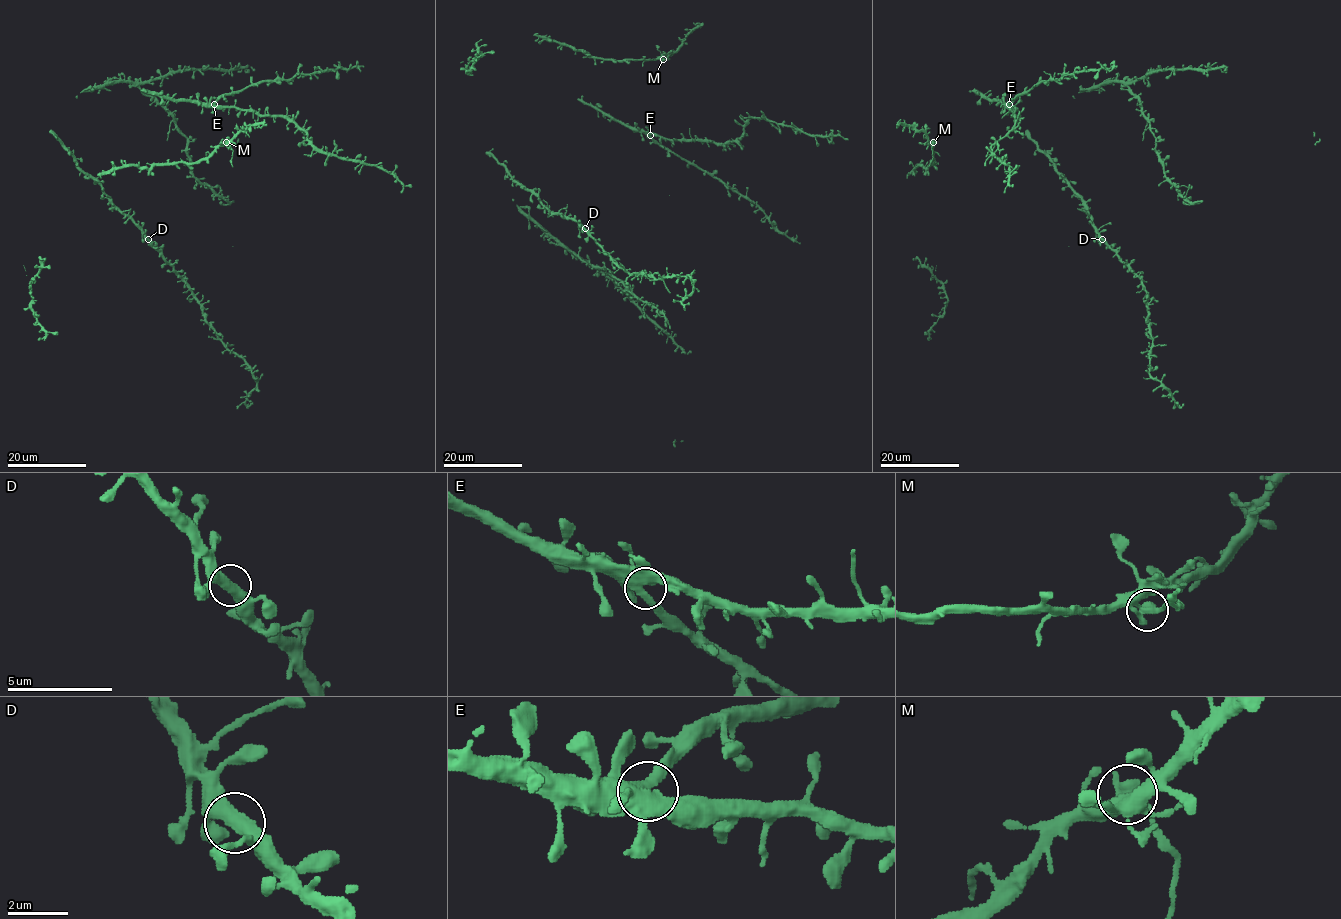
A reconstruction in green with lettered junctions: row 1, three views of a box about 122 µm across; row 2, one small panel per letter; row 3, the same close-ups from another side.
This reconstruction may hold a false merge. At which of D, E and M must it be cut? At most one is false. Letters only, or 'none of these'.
M

